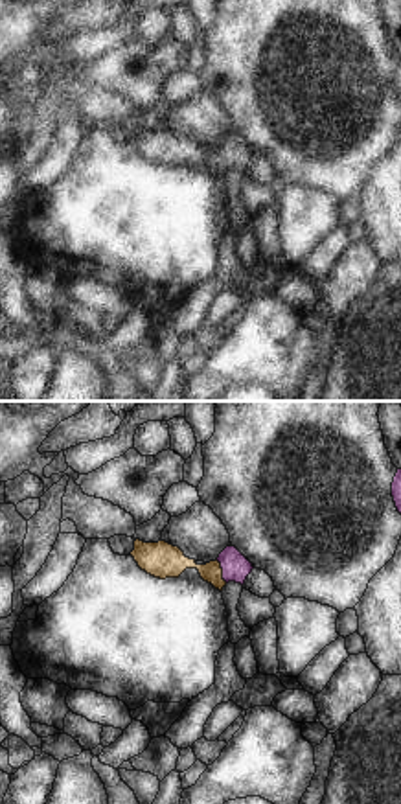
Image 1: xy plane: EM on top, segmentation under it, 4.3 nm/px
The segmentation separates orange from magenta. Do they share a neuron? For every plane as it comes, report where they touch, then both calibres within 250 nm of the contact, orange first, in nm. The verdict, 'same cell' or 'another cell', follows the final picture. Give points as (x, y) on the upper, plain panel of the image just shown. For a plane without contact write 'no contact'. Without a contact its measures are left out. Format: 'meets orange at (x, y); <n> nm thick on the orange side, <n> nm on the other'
meets orange at (221, 159); 140 nm thick on the orange side, 120 nm on the other

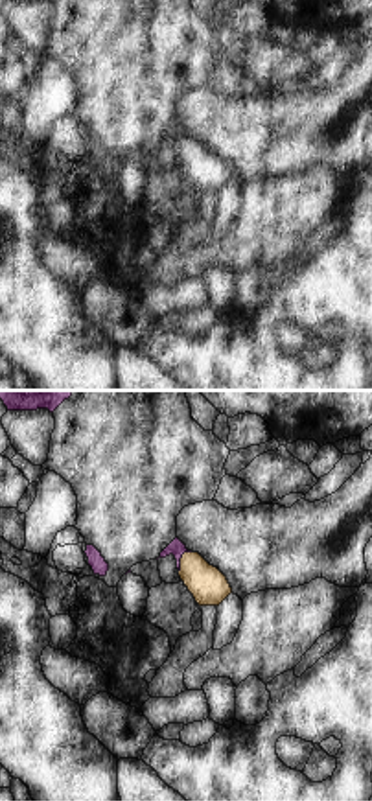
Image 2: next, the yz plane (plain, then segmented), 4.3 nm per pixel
meets orange at (181, 148); 160 nm thick on the orange side, 70 nm on the other

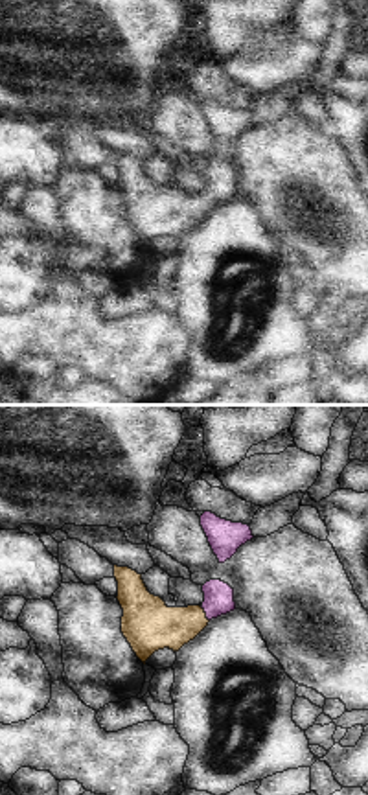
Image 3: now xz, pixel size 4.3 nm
meets orange at (205, 201); 220 nm thick on the orange side, 130 nm on the other

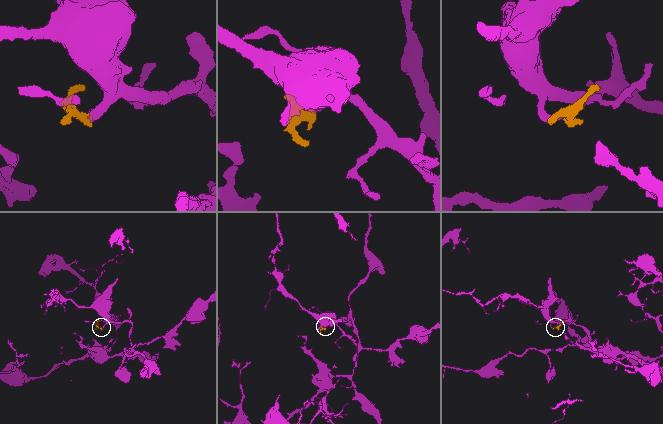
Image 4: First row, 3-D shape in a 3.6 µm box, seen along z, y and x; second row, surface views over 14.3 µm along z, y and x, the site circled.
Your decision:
same cell

